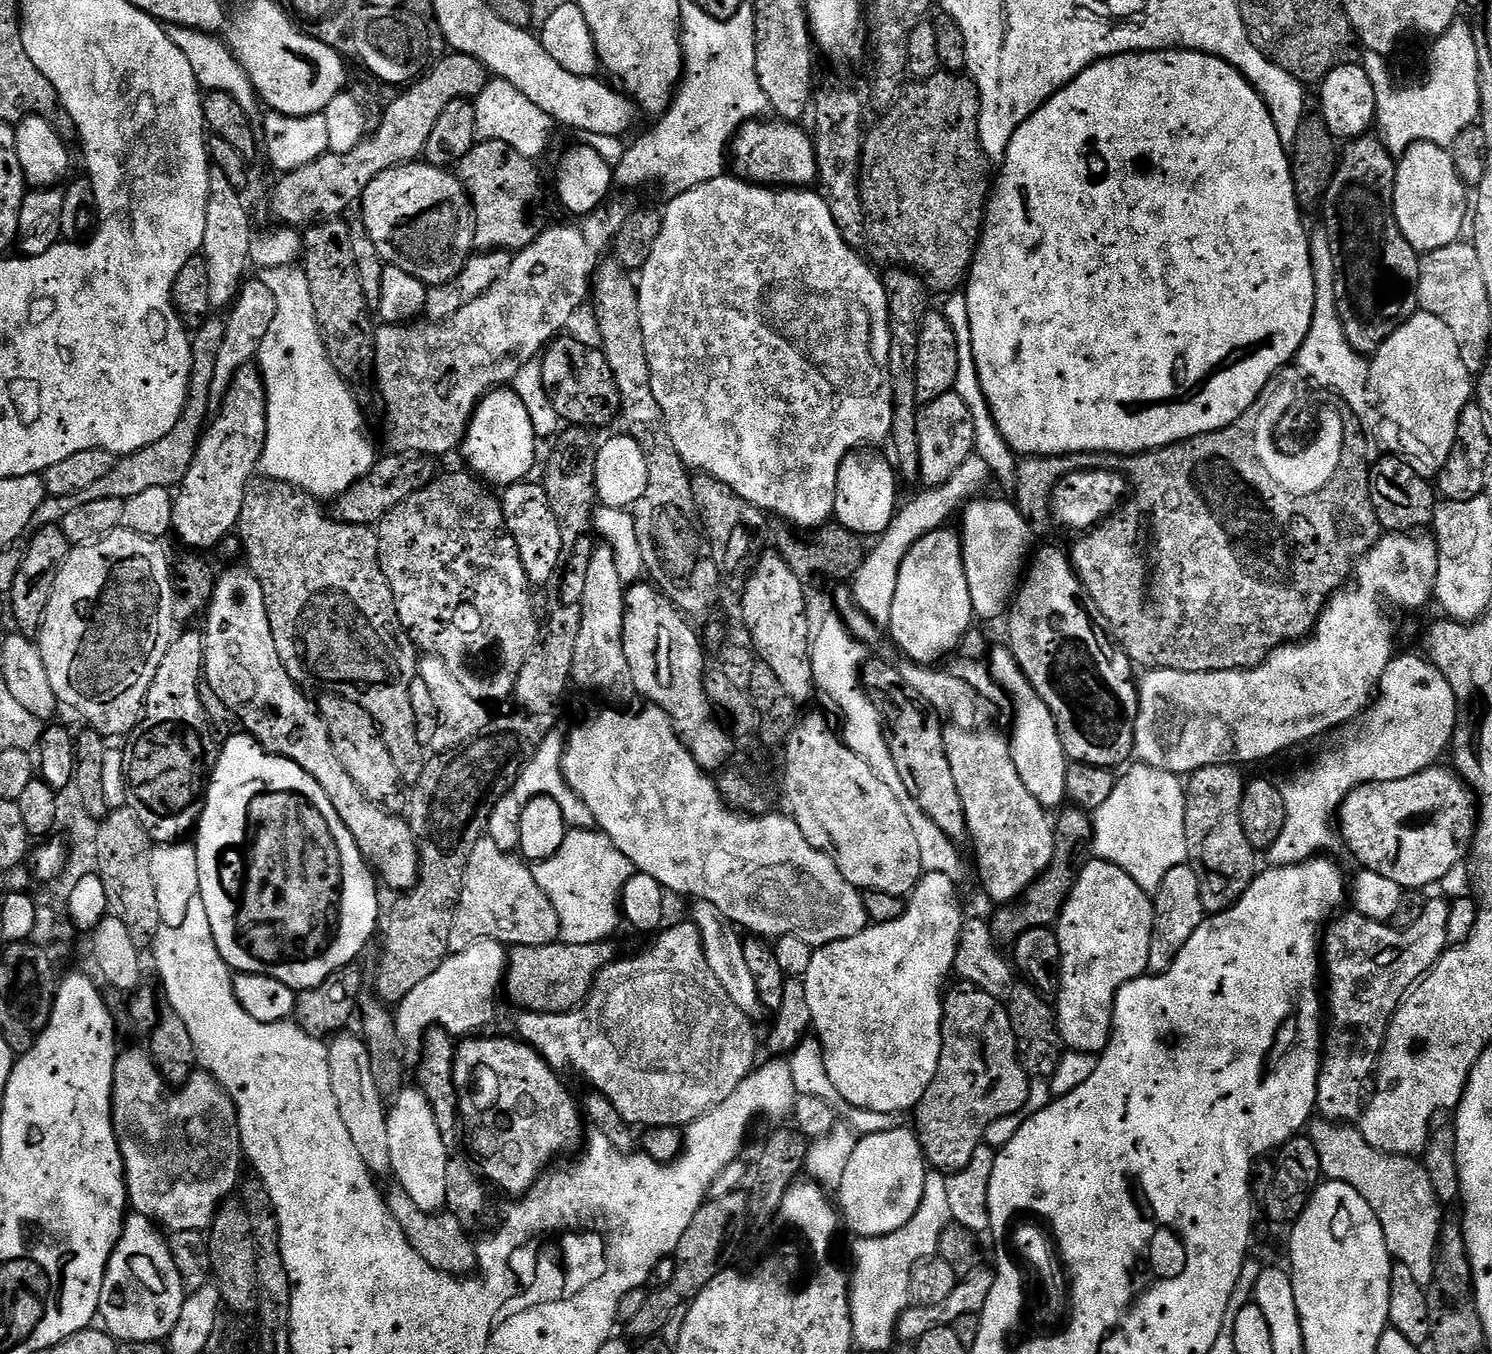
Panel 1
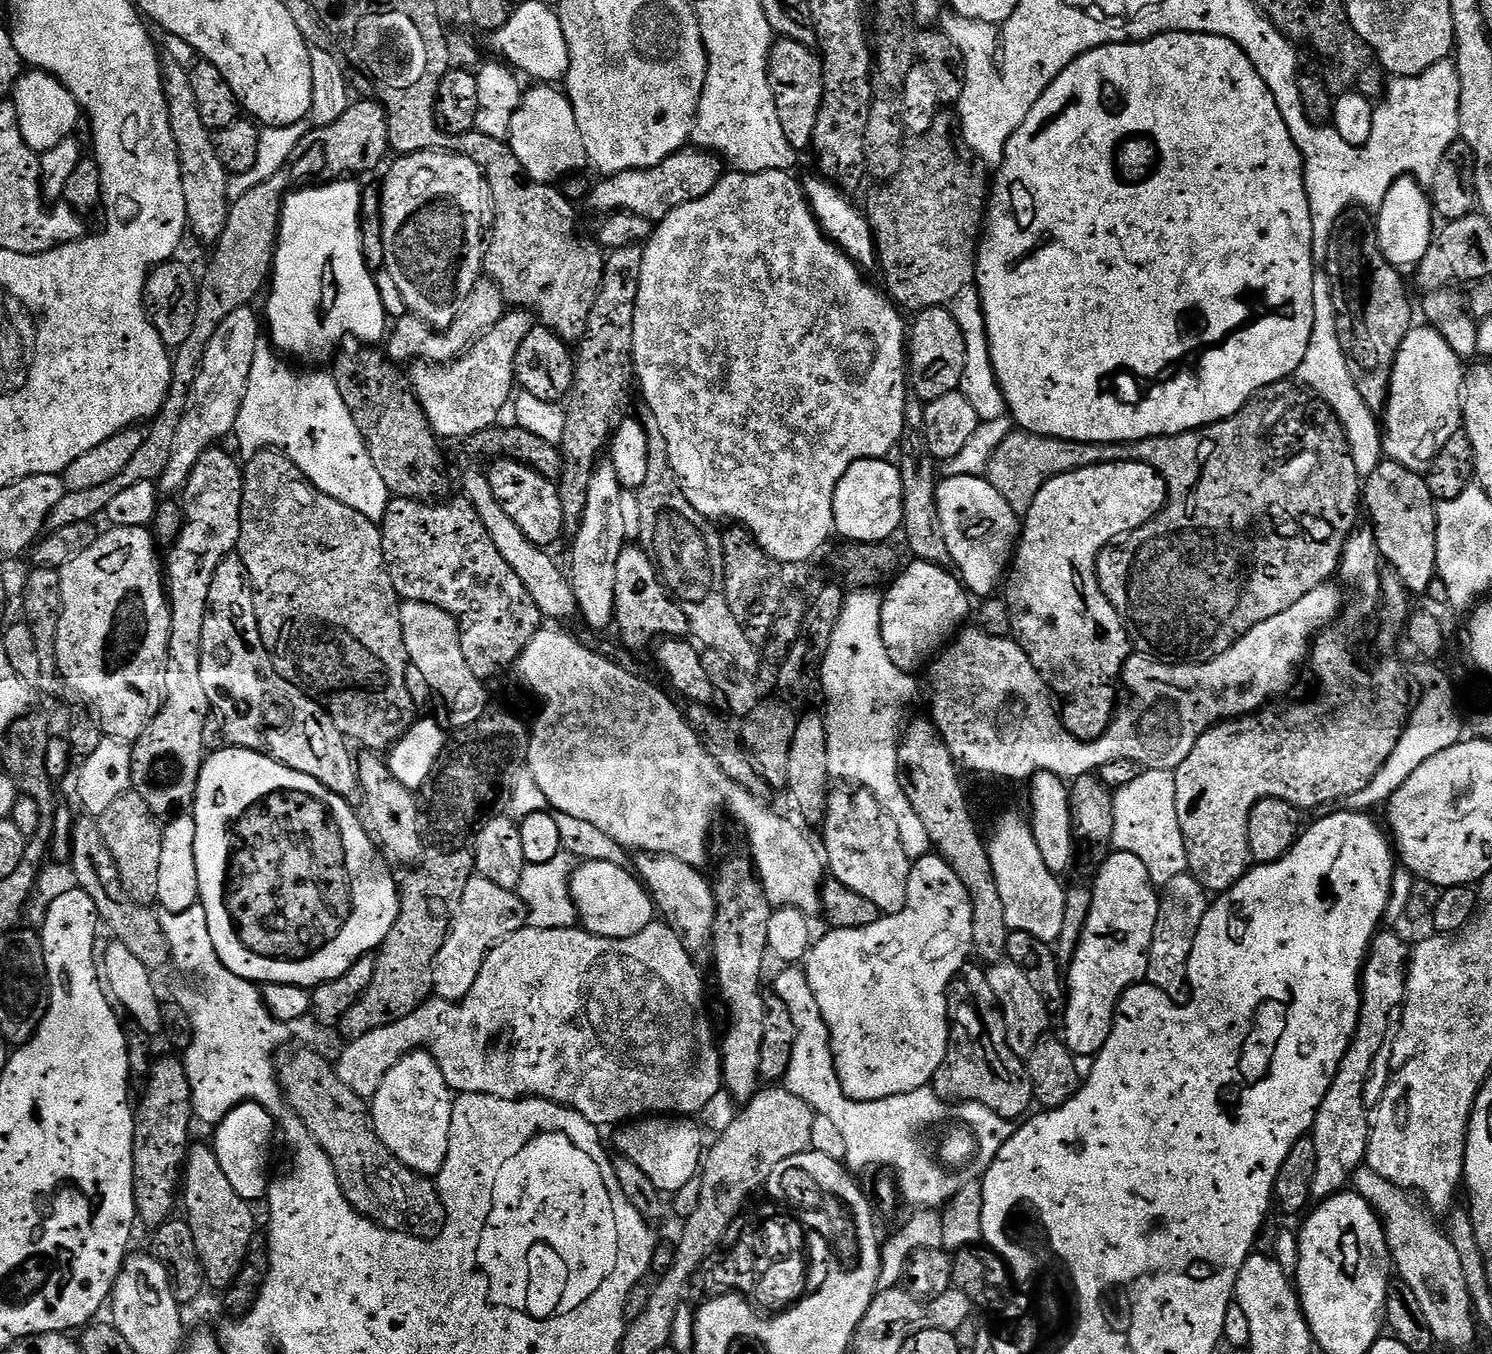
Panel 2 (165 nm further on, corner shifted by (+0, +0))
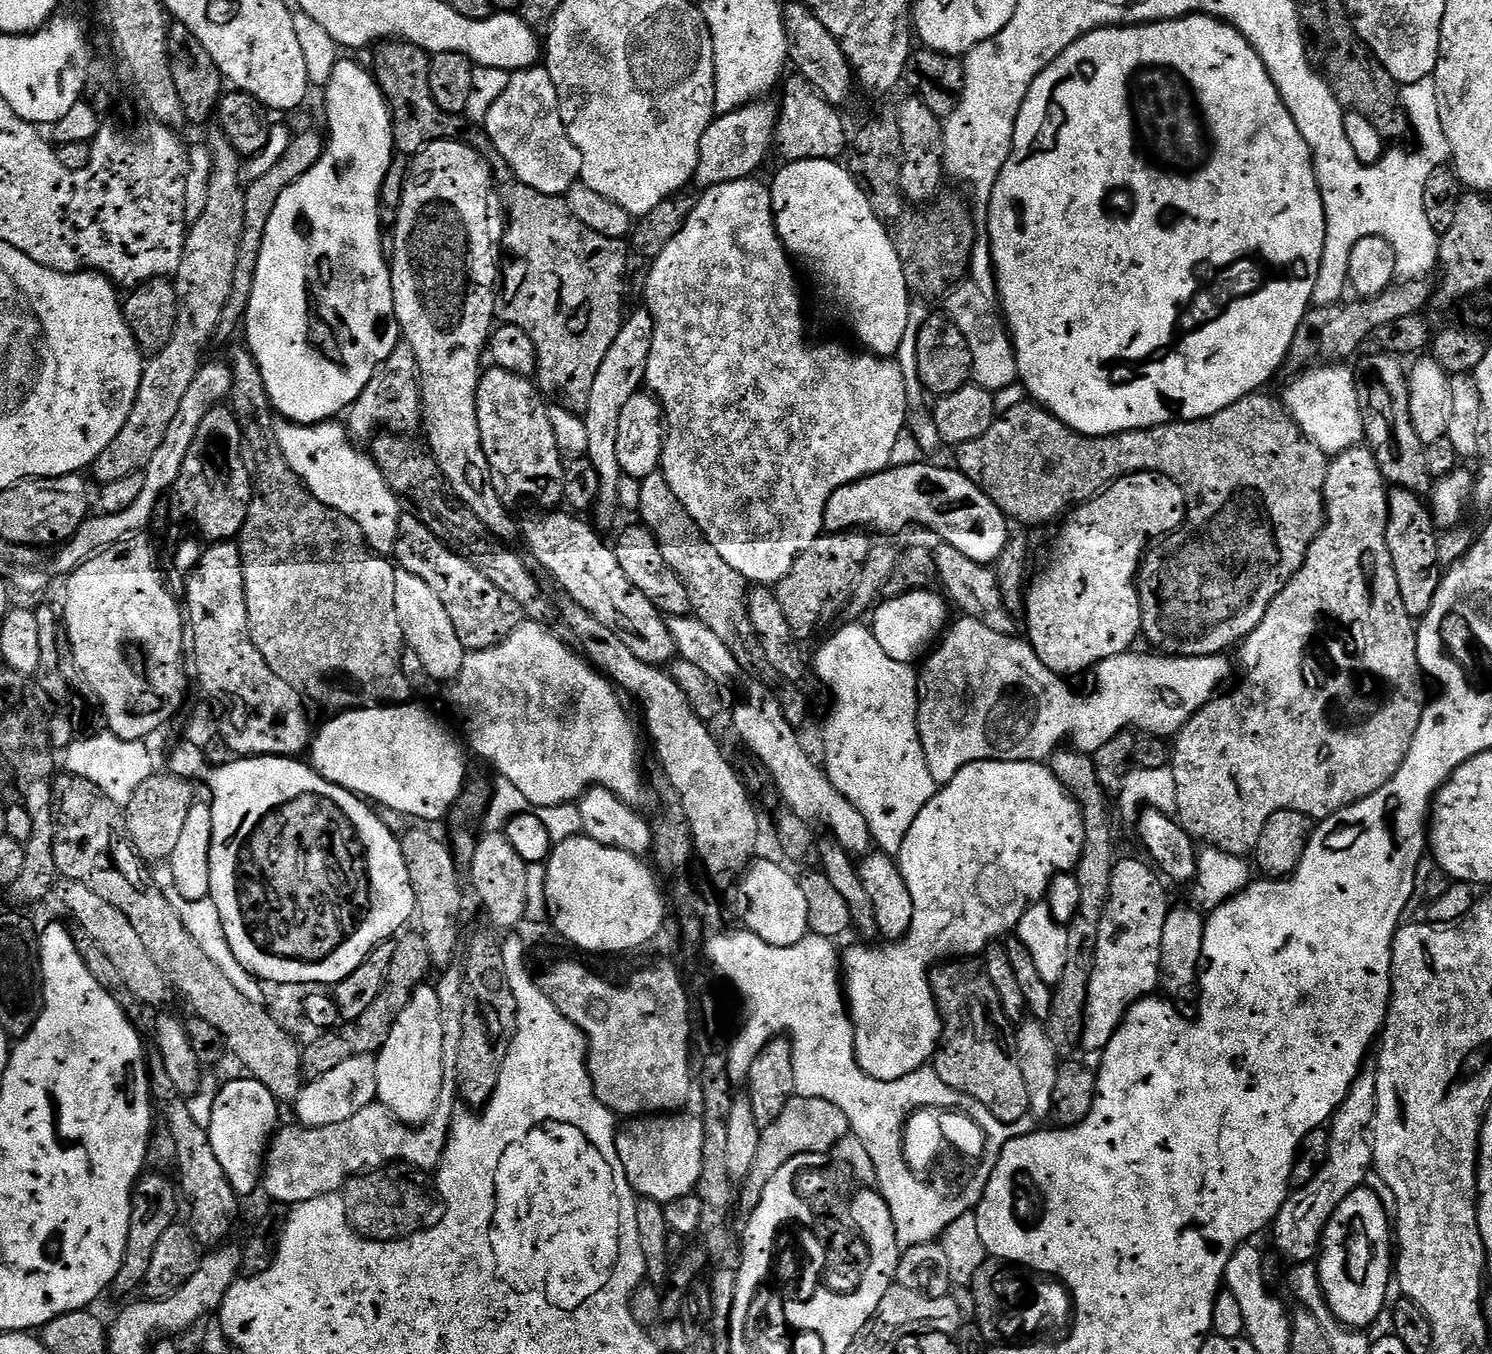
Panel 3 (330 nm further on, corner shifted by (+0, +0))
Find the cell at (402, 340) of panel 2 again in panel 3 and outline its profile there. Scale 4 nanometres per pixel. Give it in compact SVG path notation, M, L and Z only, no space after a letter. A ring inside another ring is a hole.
M403 342L396 345L396 349L386 358L386 362L378 366L374 377L370 378L366 389L347 411L346 427L355 441L367 441L379 430L389 430L397 434L410 434L419 429L423 419L421 410L419 372L414 350Z

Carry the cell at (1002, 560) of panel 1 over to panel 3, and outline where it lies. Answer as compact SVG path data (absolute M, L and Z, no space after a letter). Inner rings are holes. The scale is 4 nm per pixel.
M921 462L889 467L862 480L842 486L830 494L824 511L824 532L850 532L873 528L880 534L892 534L907 524L921 524L929 528L943 543L962 550L966 558L982 566L995 565L1010 539L1007 516L955 467L939 468Z

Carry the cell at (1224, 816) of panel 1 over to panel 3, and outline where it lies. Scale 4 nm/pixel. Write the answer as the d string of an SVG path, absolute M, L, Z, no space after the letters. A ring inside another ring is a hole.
M1351 448L1329 463L1328 471L1324 474L1324 528L1314 538L1304 564L1292 575L1292 581L1280 591L1274 602L1270 602L1266 618L1262 618L1262 622L1258 622L1254 631L1239 645L1240 676L1244 681L1229 692L1224 690L1213 696L1206 706L1194 713L1190 722L1186 722L1183 730L1176 733L1170 765L1176 787L1174 816L1192 839L1201 845L1229 852L1231 856L1247 857L1255 849L1258 834L1262 834L1262 826L1266 826L1270 814L1278 810L1298 810L1312 817L1313 821L1325 820L1327 816L1333 816L1338 810L1357 804L1362 798L1386 786L1386 782L1390 782L1402 766L1420 725L1426 707L1426 695L1424 696L1425 681L1422 679L1416 649L1417 625L1413 616L1406 614L1406 606L1402 606L1398 578L1394 574L1390 550L1386 546L1388 494L1385 478L1378 470L1378 462L1371 448Z

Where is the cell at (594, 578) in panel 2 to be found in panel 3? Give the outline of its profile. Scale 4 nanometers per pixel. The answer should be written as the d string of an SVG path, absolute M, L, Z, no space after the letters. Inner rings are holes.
M640 306L637 312L629 311L625 315L624 324L618 330L618 338L614 338L614 346L606 350L606 358L602 358L602 366L598 366L598 378L594 378L594 386L590 390L588 409L582 413L588 443L586 459L594 466L600 479L600 493L594 505L594 513L597 520L595 523L601 529L615 522L616 512L620 508L618 482L622 473L618 466L618 418L622 418L626 402L630 402L630 398L637 396L645 387L646 362L650 358L653 338L652 315L647 307Z

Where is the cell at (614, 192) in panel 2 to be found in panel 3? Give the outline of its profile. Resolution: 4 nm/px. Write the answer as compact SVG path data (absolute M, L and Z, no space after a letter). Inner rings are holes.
M753 102L738 108L732 113L717 115L712 124L702 134L700 161L696 167L695 183L707 190L735 180L746 180L757 175L756 171L764 164L764 159L774 148L778 108L775 103Z

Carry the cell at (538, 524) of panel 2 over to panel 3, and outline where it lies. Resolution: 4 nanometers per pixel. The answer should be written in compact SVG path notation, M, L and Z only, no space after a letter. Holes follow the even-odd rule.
M489 367L481 375L476 391L476 413L480 423L480 441L486 454L486 462L490 466L490 474L494 482L494 490L498 490L498 498L509 506L515 506L519 500L533 500L541 504L544 510L552 510L556 504L565 499L564 495L564 461L558 442L554 438L554 426L550 426L549 405L539 387L529 377L510 374L510 370Z

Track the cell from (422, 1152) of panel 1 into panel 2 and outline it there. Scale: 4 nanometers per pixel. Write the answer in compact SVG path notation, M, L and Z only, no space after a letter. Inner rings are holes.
M421 1050L403 1056L395 1066L384 1075L382 1086L378 1086L376 1095L371 1097L370 1111L372 1128L382 1138L384 1145L394 1154L398 1162L402 1162L410 1170L429 1178L439 1177L442 1166L446 1162L446 1154L450 1146L450 1122L452 1121L452 1101L454 1093L446 1086L446 1078L436 1064L431 1052Z

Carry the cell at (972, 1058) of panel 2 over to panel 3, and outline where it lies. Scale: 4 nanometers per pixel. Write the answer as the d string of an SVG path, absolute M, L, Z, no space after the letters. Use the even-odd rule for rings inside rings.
M952 958L947 962L937 963L930 973L930 979L936 1009L939 1010L940 1020L944 1023L944 1031L940 1033L940 1047L936 1049L934 1057L938 1078L942 1078L946 1086L959 1092L961 1096L969 1096L974 1098L974 1102L982 1102L982 1106L986 1106L986 1110L990 1110L990 1114L994 1114L994 1118L998 1118L1005 1126L1013 1126L1012 1124L1018 1123L1023 1116L1029 1115L1026 1082L1022 1079L1020 1061L1010 1047L1009 1033L1008 1036L1004 1033L1004 1007L990 978L979 963L969 962L964 958Z

